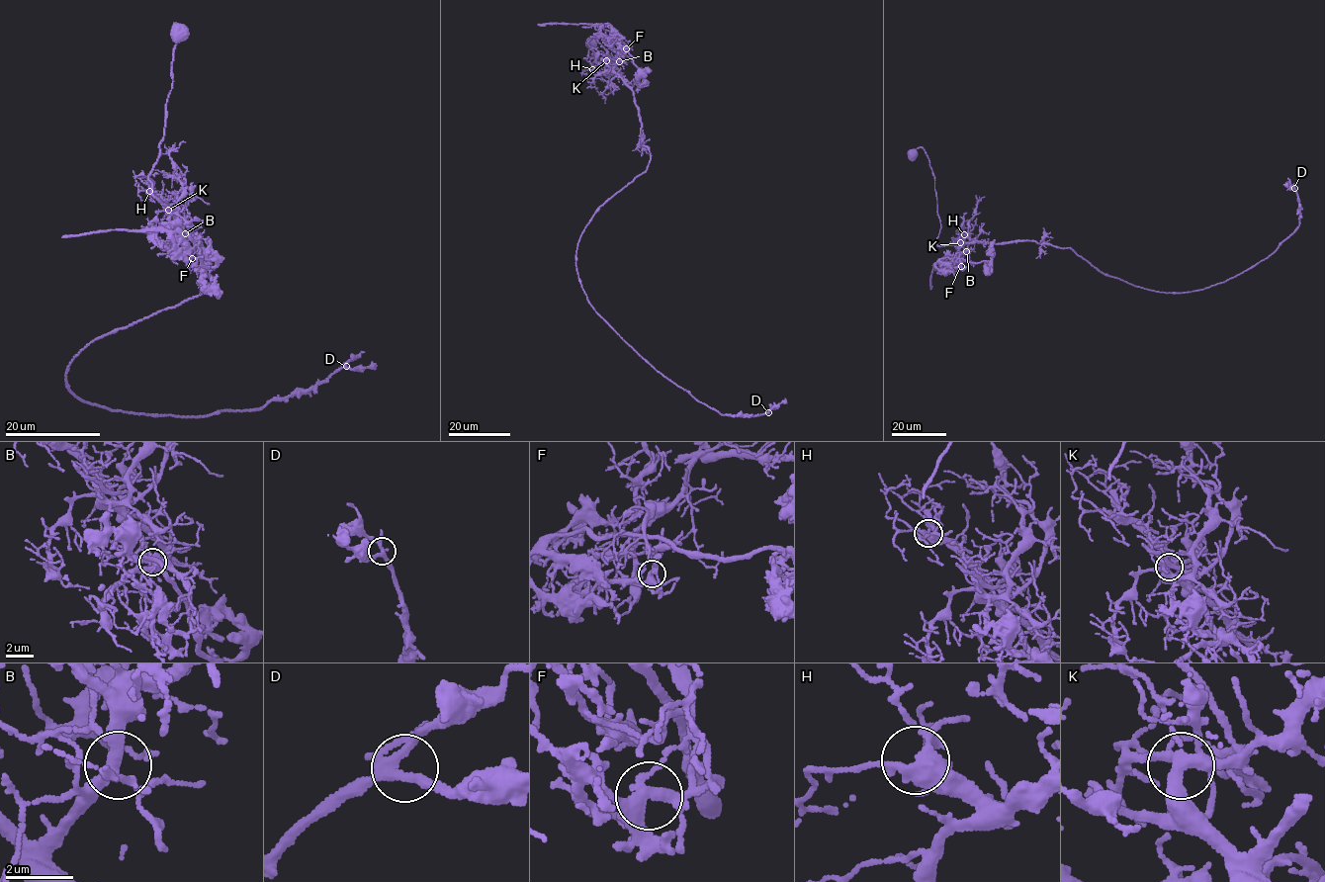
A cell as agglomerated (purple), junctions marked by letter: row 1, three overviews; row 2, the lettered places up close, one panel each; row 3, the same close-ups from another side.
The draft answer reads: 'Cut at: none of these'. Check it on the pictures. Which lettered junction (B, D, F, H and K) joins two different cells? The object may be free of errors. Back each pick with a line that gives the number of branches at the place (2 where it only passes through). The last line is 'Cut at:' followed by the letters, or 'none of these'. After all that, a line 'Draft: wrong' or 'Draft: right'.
F: 5 branches meet
Cut at: F
Draft: wrong

